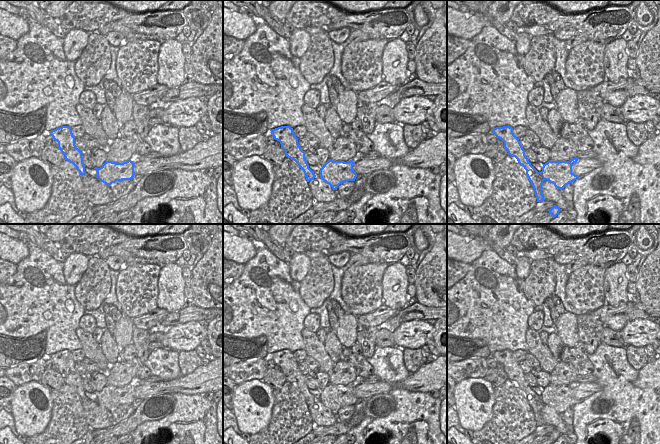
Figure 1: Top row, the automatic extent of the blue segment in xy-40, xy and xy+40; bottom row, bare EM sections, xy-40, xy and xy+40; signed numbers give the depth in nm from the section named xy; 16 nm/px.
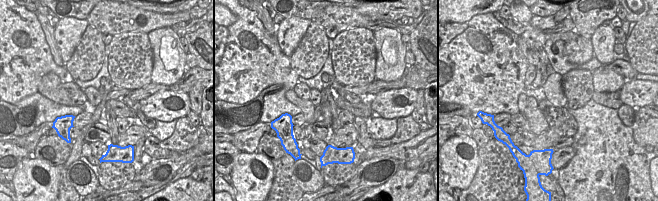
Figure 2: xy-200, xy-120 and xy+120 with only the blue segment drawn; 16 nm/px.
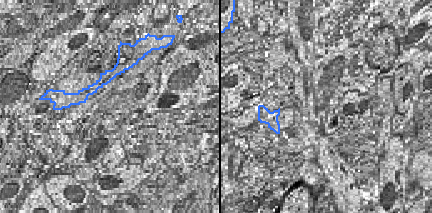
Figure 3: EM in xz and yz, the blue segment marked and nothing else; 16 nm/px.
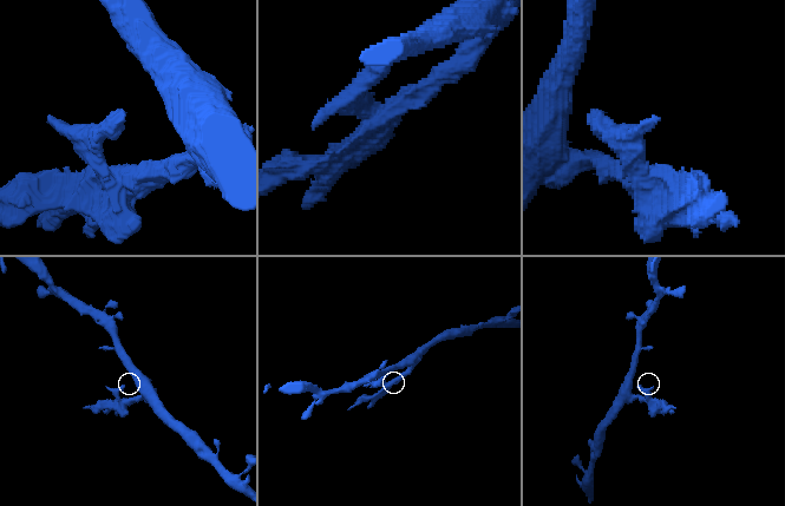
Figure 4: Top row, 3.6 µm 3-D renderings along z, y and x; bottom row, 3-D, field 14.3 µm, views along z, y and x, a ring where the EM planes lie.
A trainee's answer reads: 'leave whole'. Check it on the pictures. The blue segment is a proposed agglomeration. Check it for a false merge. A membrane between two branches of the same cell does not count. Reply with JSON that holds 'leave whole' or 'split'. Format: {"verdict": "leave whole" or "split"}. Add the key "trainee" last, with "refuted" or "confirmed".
{"verdict": "split", "trainee": "refuted"}

